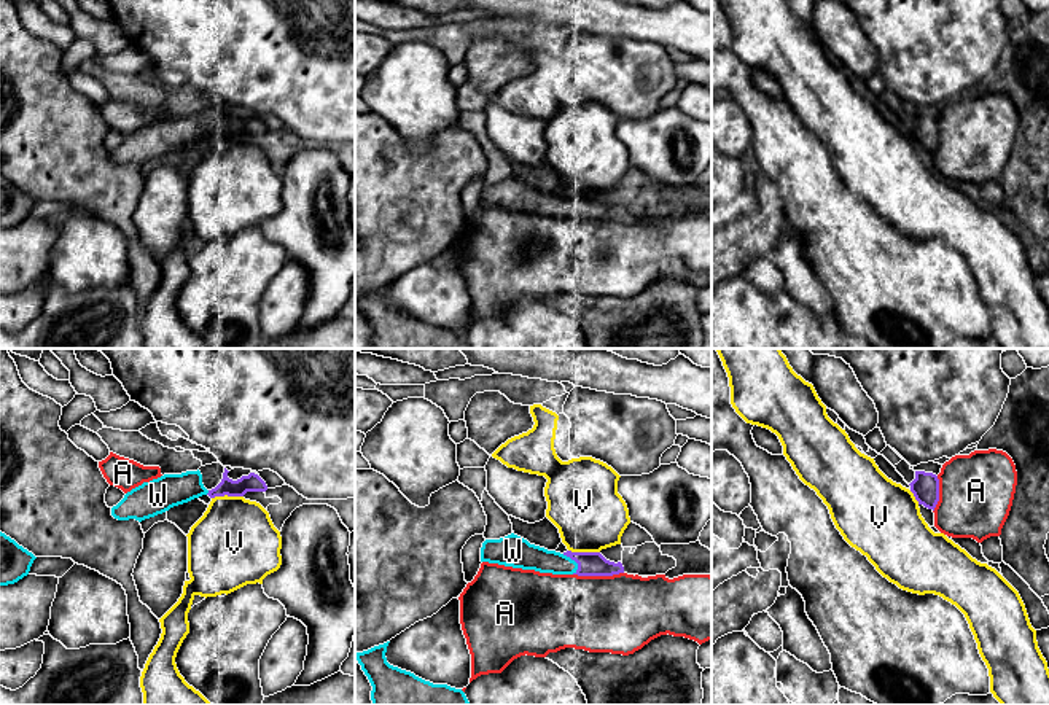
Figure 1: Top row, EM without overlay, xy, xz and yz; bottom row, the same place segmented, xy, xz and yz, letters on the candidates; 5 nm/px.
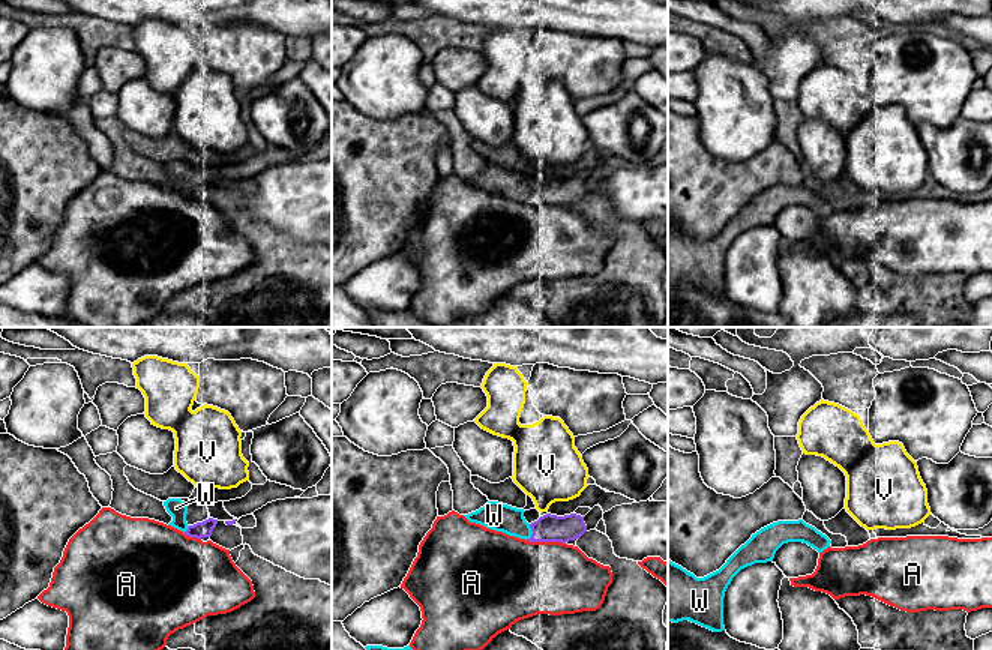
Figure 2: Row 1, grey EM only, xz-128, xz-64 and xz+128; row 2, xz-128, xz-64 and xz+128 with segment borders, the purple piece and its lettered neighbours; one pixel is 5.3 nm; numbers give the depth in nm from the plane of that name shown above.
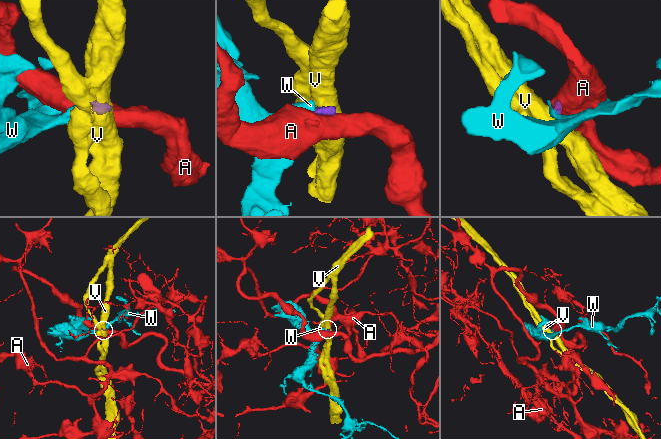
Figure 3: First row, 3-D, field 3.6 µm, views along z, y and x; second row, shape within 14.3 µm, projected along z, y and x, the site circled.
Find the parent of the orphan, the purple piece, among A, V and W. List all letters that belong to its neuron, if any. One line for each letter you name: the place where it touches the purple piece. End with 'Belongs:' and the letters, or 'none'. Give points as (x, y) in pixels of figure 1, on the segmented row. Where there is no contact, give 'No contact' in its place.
W: Touches purple at xz (575, 560)
Belongs: W

